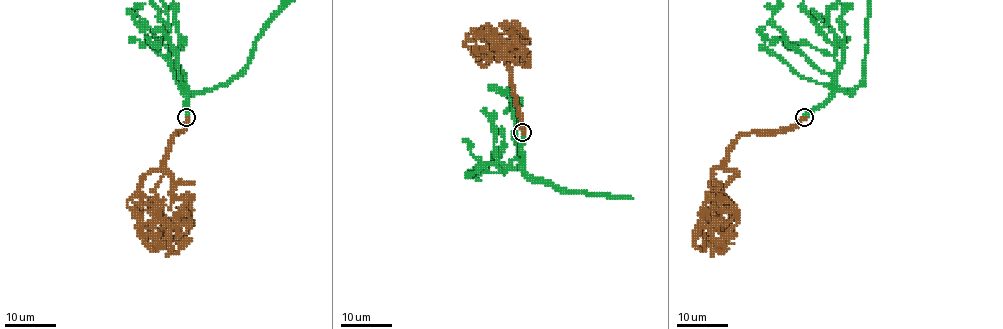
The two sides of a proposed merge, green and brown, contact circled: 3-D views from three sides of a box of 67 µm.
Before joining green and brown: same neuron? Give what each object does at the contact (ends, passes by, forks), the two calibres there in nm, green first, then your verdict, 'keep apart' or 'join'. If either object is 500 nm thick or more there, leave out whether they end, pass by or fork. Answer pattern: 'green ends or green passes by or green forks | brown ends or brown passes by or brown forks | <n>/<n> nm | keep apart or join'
green ends | brown ends | 440/480 nm | join

